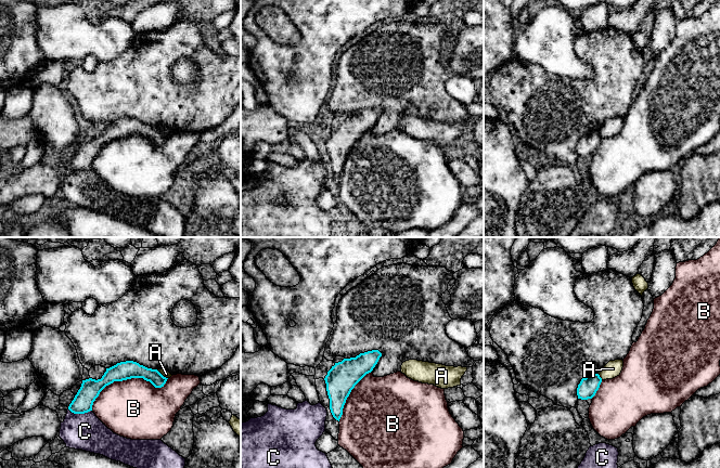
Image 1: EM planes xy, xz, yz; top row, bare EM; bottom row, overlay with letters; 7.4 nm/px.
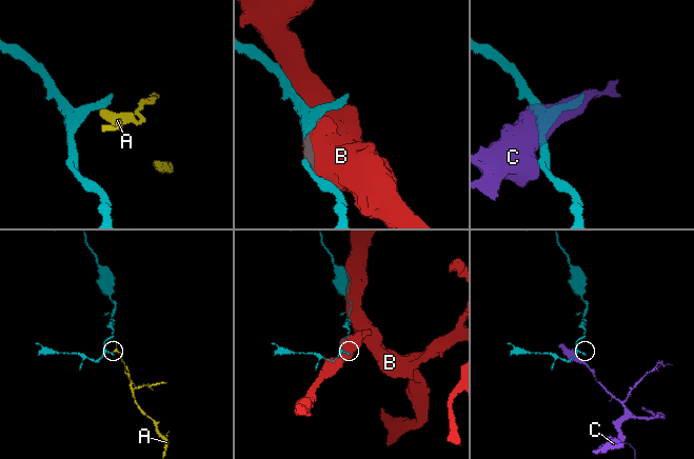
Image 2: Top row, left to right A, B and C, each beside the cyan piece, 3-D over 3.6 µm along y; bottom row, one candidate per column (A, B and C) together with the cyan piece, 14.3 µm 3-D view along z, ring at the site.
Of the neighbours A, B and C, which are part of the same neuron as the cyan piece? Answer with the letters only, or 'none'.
none

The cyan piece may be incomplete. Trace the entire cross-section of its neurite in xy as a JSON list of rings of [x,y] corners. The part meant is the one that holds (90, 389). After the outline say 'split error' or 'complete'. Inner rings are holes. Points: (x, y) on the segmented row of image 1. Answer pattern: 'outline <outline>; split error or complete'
outline [[[133,361],[117,363],[106,368],[101,379],[82,380],[81,387],[68,406],[74,414],[85,414],[92,411],[92,405],[100,392],[114,381],[123,381],[131,378],[143,378],[155,388],[162,388],[167,379],[157,369],[147,368]]]; complete

